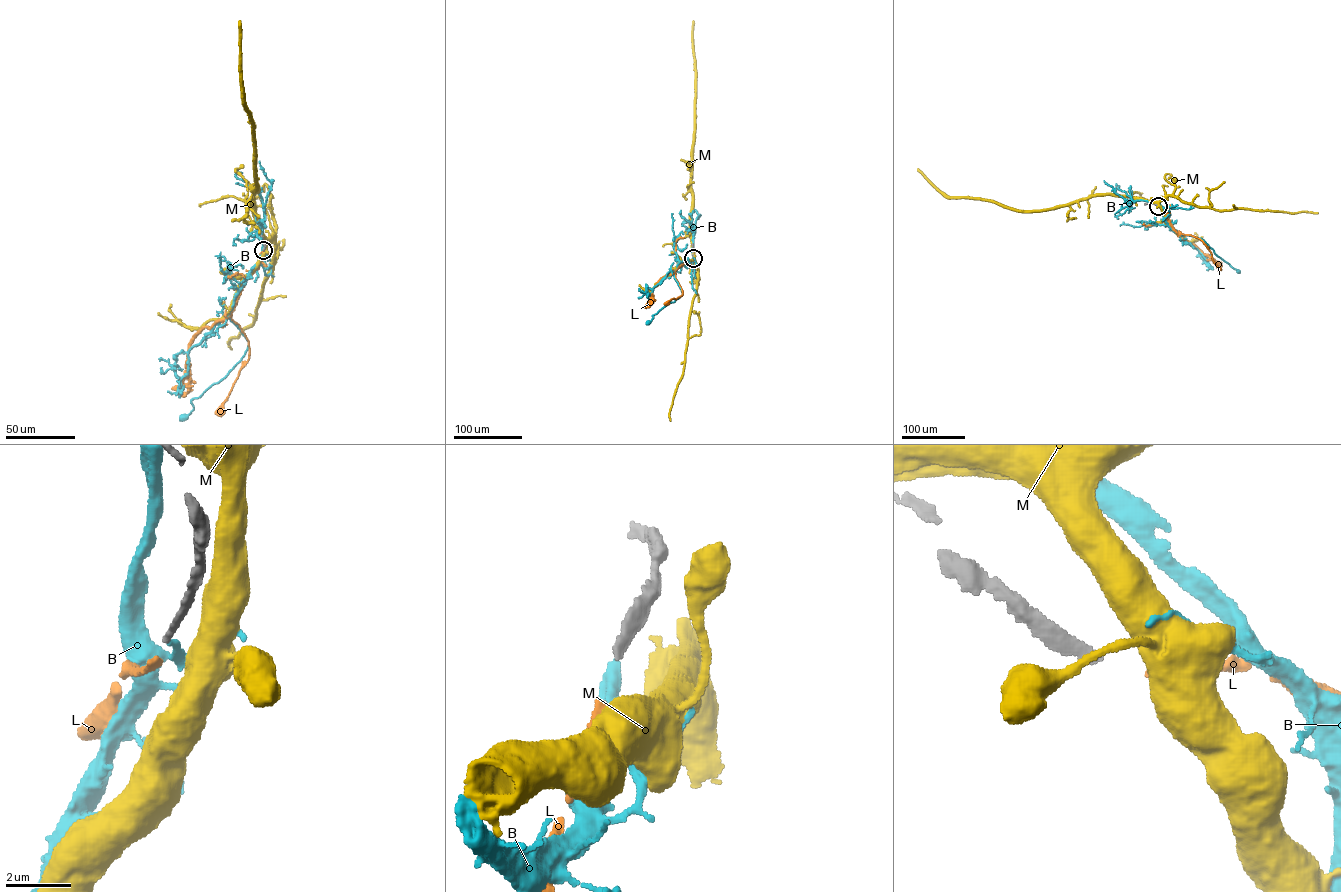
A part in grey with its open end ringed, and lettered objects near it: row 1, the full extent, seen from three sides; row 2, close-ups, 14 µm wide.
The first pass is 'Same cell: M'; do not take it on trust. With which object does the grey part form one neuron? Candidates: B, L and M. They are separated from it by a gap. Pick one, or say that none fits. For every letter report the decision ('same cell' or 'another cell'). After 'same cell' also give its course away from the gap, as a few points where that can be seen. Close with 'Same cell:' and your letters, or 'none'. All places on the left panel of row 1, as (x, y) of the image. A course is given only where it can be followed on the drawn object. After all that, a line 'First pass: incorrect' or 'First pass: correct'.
B: another cell
L: same cell; it runs (262, 251), (257, 267), (244, 281), (230, 310), (232, 320), (247, 339), (249, 359), (220, 411)
M: another cell
Same cell: L
First pass: incorrect

